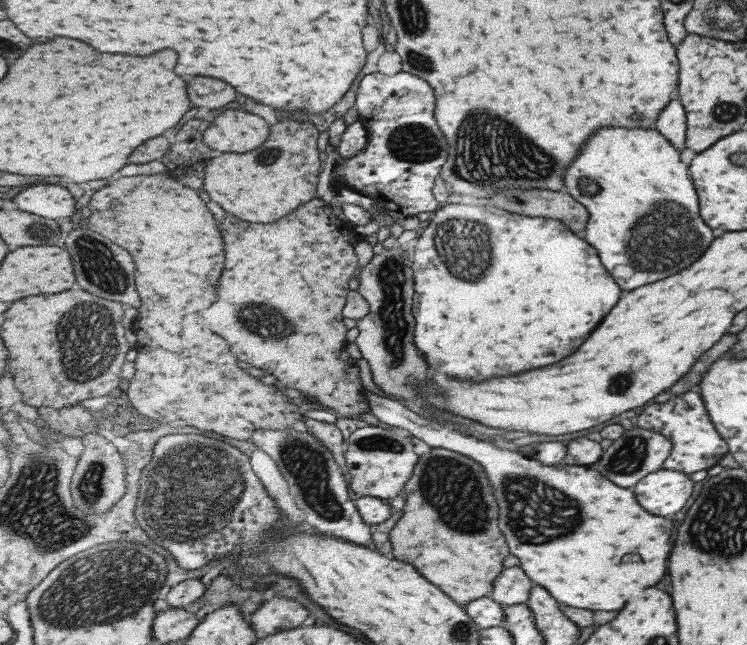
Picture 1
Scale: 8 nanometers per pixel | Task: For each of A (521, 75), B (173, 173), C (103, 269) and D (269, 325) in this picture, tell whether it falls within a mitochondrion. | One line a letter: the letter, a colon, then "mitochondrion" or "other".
A: other
B: other
C: mitochondrion
D: mitochondrion

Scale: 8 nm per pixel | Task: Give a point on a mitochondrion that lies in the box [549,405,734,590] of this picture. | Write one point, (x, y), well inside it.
(628, 458)

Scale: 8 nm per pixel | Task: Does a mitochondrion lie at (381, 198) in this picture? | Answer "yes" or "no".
no

